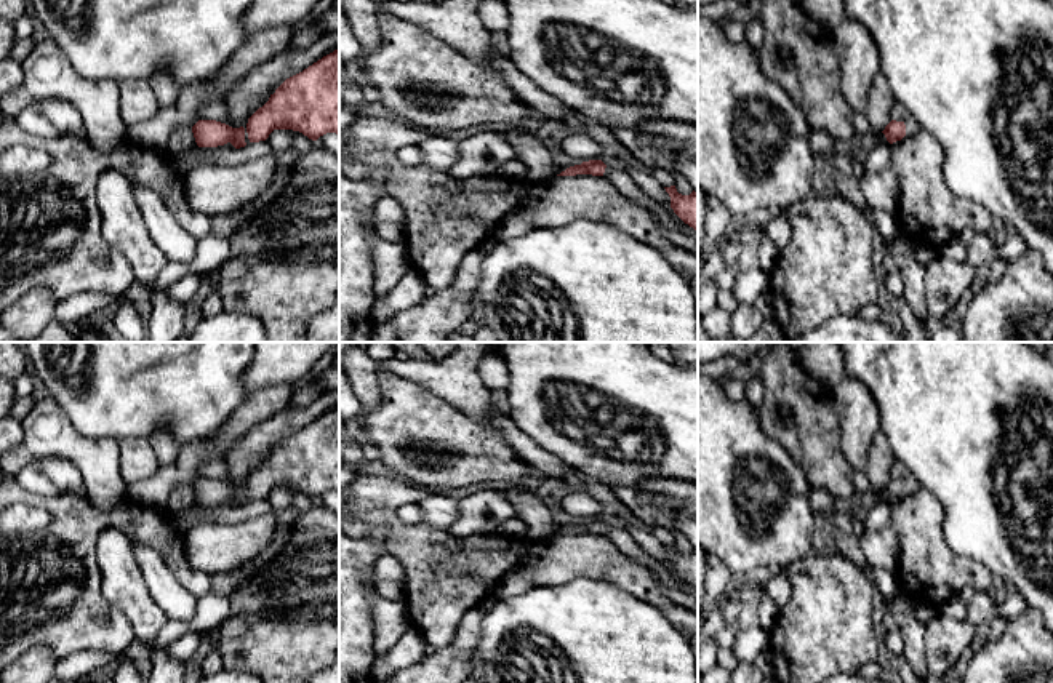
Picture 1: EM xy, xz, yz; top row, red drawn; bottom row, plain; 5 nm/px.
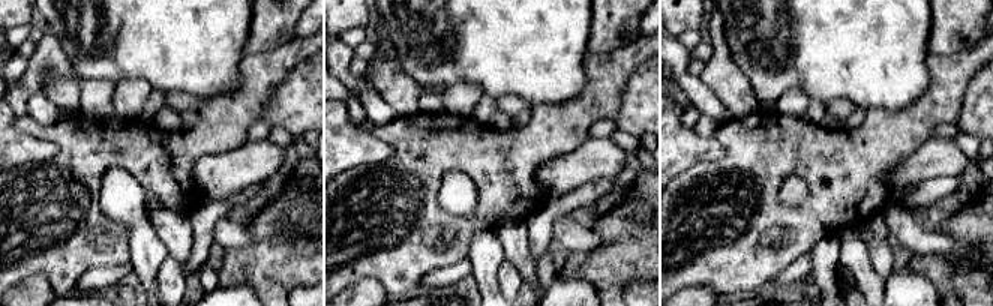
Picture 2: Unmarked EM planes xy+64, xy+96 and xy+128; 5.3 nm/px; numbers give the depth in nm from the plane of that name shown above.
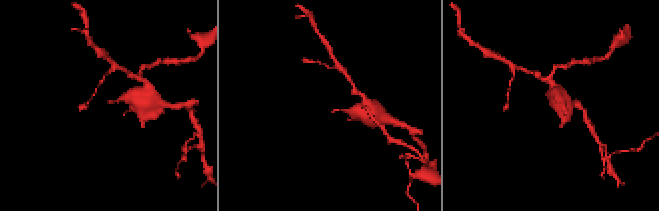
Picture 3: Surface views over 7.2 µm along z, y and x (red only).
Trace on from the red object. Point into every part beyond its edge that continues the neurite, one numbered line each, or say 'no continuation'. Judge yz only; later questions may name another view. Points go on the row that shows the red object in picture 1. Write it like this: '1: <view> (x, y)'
1: yz (912, 127)

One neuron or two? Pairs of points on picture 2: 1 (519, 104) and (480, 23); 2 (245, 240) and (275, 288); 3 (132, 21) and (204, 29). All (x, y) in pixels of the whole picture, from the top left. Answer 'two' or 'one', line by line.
1: two
2: two
3: one

